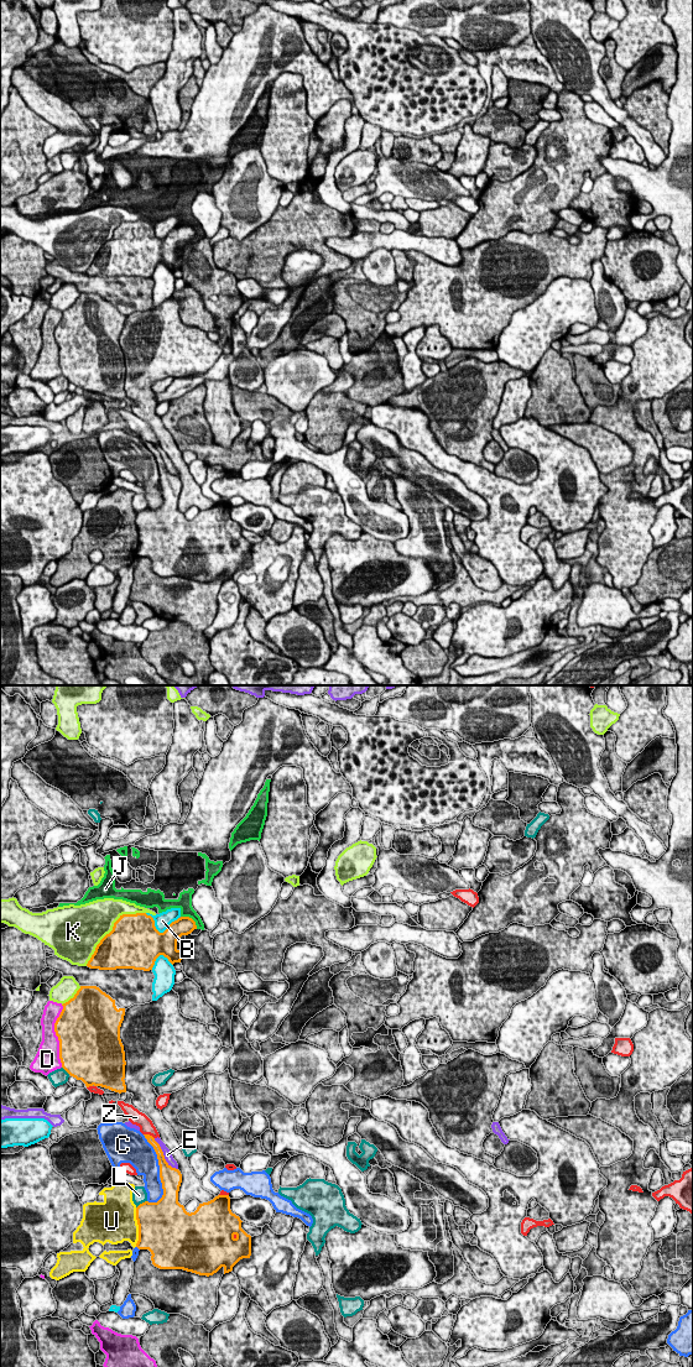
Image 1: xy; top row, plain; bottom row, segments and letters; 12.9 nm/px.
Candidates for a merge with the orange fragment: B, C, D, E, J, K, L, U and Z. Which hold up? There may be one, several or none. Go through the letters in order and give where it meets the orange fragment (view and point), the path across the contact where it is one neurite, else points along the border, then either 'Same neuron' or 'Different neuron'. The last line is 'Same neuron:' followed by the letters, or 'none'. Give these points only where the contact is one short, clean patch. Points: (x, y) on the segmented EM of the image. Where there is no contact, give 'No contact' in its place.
B: Touches orange at xy (157, 930). Different neuron
C: Touches orange at xy (157, 1156). Different neuron
D: Touches orange at xy (56, 1034). Different neuron
E: Touches orange at xy (163, 1156). Different neuron
J: Touches orange at xy (191, 918). Boundary: xy (181, 916), (188, 916), (197, 928). Different neuron
K: Touches orange at xy (113, 929). Different neuron
L: Touches orange at xy (142, 1203). Different neuron
U: Touches orange at xy (139, 1227). Different neuron
Z: Touches orange at xy (149, 1135). Different neuron
Same neuron: none

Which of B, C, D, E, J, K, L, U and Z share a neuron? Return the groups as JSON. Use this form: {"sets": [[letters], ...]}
{"sets": [["B"], ["C"], ["D"], ["E"], ["J"], ["K"], ["L"], ["U"], ["Z"]]}

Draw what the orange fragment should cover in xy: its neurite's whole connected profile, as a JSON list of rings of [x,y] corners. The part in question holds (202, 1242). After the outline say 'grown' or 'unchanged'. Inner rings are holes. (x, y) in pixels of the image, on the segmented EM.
[[[144,1134],[153,1147],[162,1183],[163,1195],[157,1202],[145,1201],[136,1207],[139,1225],[139,1249],[151,1252],[152,1264],[160,1269],[183,1269],[199,1275],[213,1275],[222,1267],[224,1274],[243,1258],[251,1256],[251,1236],[241,1228],[241,1220],[230,1210],[229,1195],[218,1195],[208,1202],[199,1204],[194,1212],[187,1212],[178,1202],[182,1174],[165,1159],[160,1144],[150,1134]]] | unchanged

